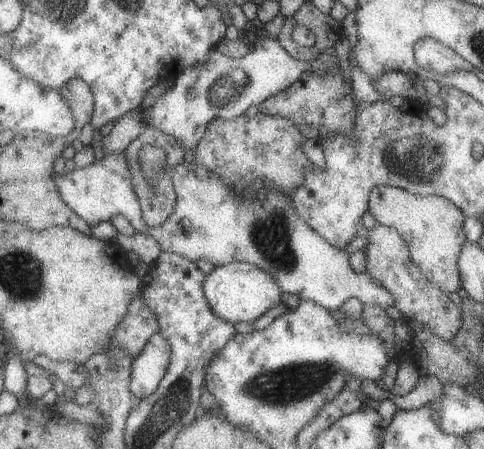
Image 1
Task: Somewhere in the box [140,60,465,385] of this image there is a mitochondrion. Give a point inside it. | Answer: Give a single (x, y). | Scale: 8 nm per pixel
(416, 158)

